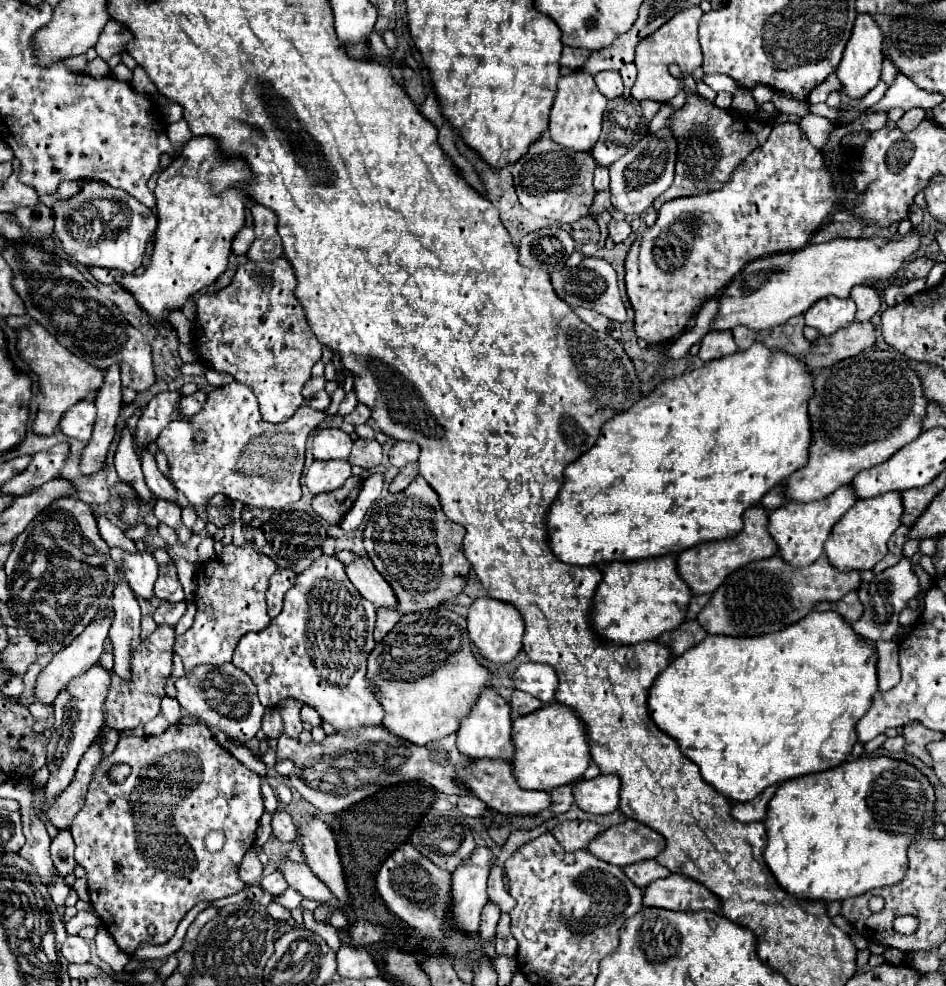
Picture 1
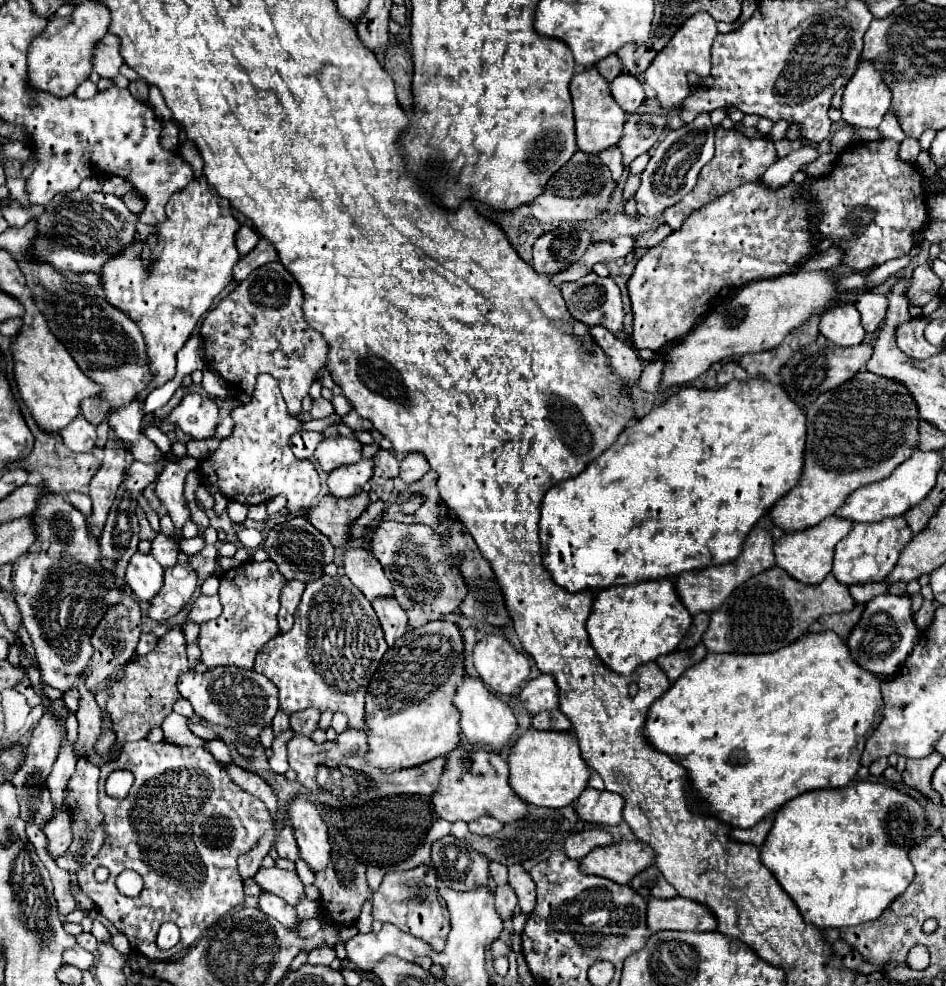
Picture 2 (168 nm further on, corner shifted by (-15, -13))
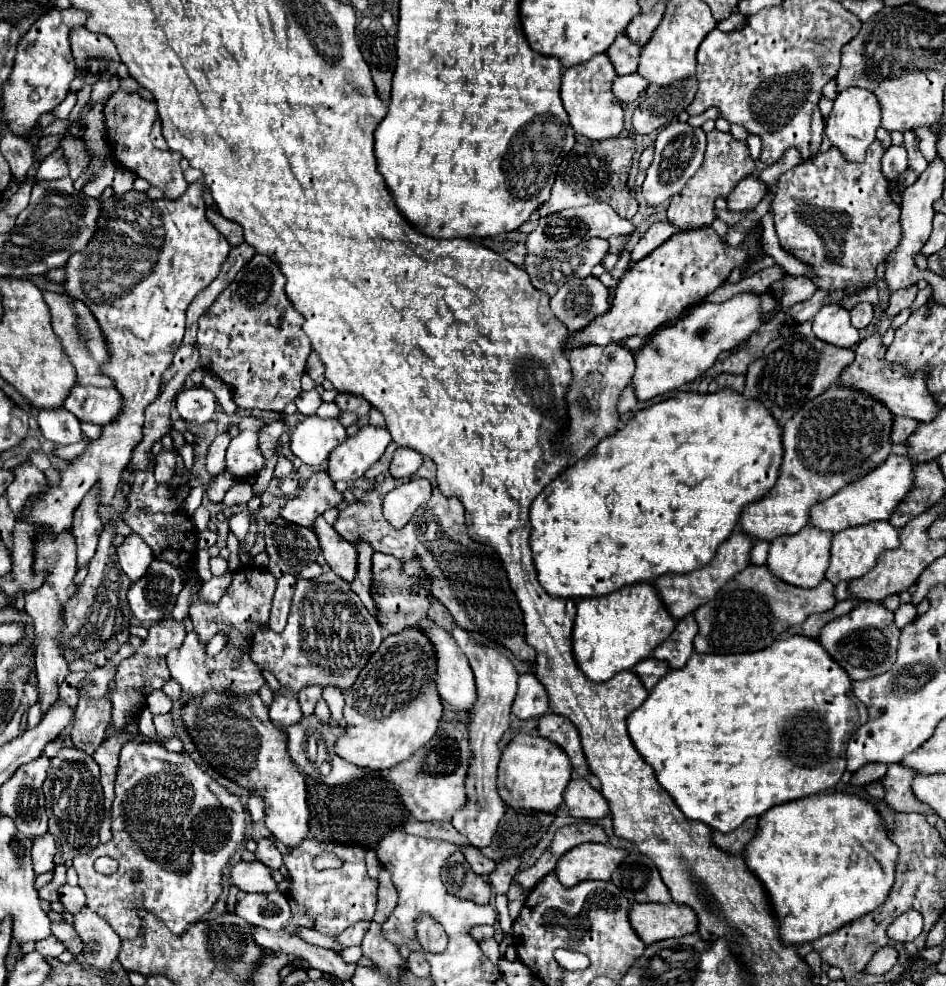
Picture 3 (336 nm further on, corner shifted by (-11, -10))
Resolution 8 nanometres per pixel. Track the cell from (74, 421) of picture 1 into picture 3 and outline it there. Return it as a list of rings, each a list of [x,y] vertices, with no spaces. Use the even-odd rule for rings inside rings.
[[[65,407],[41,409],[37,421],[43,437],[53,443],[69,445],[69,443],[79,443],[83,439],[79,419],[75,419],[75,415],[71,415],[71,411],[67,411]]]

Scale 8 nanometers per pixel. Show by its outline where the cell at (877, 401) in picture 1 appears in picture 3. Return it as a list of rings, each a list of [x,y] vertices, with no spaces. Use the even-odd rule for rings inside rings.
[[[831,385],[819,397],[811,399],[785,423],[783,463],[777,483],[761,501],[743,507],[739,517],[741,529],[749,537],[769,543],[775,537],[801,531],[815,503],[829,499],[845,485],[861,479],[891,455],[891,423],[893,415],[887,407],[863,393],[849,391],[849,387]]]

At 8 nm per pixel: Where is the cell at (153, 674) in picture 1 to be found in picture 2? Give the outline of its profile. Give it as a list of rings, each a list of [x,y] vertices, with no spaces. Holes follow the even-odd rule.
[[[171,630],[159,640],[159,646],[155,646],[151,654],[125,666],[125,678],[113,686],[105,708],[113,722],[113,732],[121,744],[143,740],[151,728],[161,726],[161,722],[173,712],[173,704],[181,698],[177,692],[177,678],[187,670],[185,638],[181,630]]]

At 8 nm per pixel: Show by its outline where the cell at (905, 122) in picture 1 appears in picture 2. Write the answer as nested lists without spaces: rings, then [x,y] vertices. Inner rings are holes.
[[[905,138],[903,142],[901,142],[901,148],[899,148],[899,156],[903,156],[903,160],[909,160],[909,162],[913,162],[917,156],[919,156],[919,152],[921,152],[921,146],[919,146],[919,140],[917,138]]]

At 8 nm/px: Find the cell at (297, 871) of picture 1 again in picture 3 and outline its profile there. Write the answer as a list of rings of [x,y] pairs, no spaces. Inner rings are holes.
[[[259,861],[235,863],[229,871],[229,883],[245,893],[265,893],[277,889],[269,867],[263,867],[263,863]]]

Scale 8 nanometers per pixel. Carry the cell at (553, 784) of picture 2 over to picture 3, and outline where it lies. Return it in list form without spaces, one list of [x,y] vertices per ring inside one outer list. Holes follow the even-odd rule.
[[[517,735],[501,753],[499,773],[497,773],[497,791],[507,807],[553,813],[563,803],[565,787],[571,779],[571,765],[567,755],[555,747],[555,743],[547,743],[547,739],[539,735]]]

